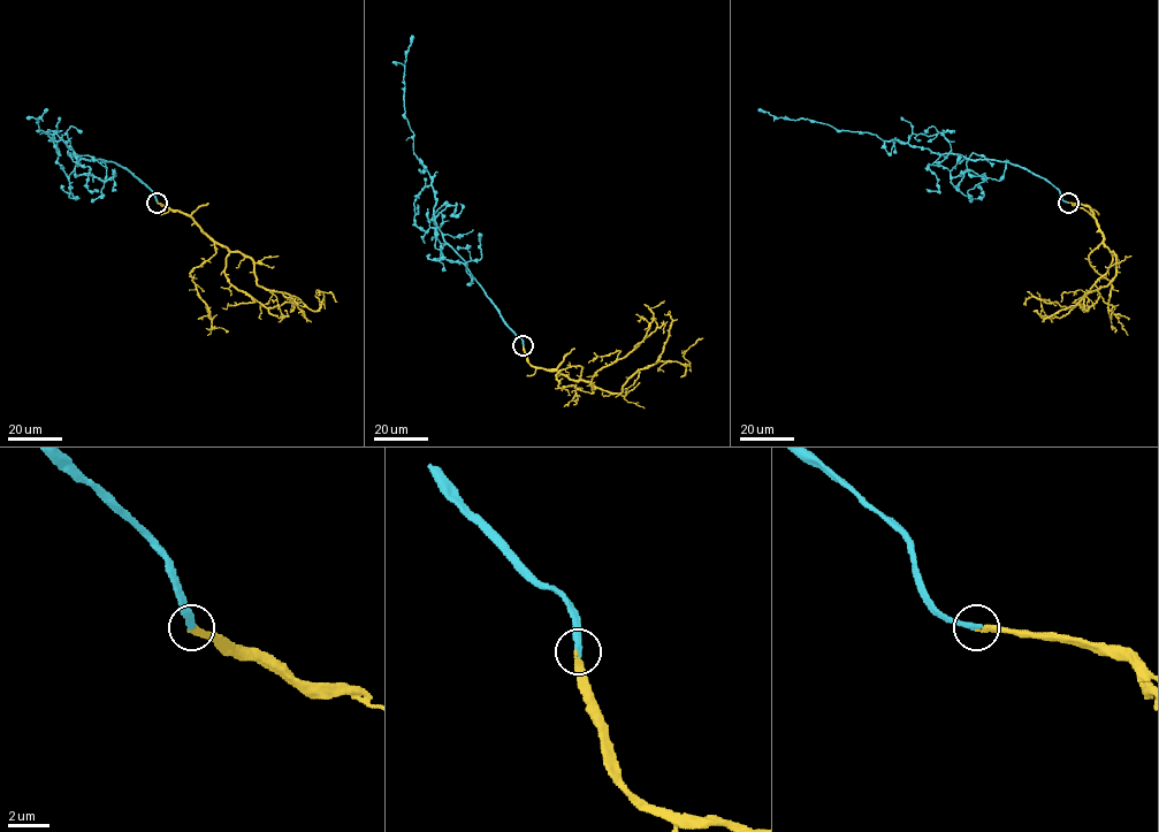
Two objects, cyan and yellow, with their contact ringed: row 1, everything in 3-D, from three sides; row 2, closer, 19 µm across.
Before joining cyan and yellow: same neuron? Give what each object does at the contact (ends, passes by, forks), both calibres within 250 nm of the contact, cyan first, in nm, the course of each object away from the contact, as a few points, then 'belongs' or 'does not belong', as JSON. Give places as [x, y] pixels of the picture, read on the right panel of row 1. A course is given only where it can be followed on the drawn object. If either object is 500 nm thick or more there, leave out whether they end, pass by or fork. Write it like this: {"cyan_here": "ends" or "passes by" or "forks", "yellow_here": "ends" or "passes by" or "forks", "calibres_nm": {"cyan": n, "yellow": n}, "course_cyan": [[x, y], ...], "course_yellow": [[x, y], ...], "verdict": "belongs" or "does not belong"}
{"cyan_here": "ends", "yellow_here": "ends", "calibres_nm": {"cyan": 280, "yellow": 220}, "course_cyan": [[1068, 201], [1049, 181], [1008, 162], [936, 153], [867, 132], [776, 117], [757, 108]], "course_yellow": [[1068, 201], [1089, 207], [1116, 274], [1084, 297], [1087, 311], [1080, 290], [1064, 292], [1061, 302]], "verdict": "belongs"}

